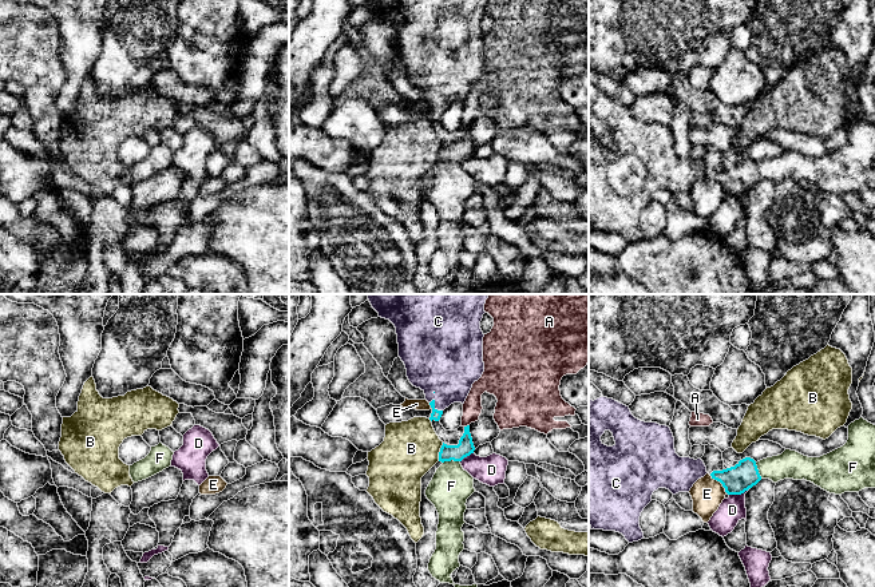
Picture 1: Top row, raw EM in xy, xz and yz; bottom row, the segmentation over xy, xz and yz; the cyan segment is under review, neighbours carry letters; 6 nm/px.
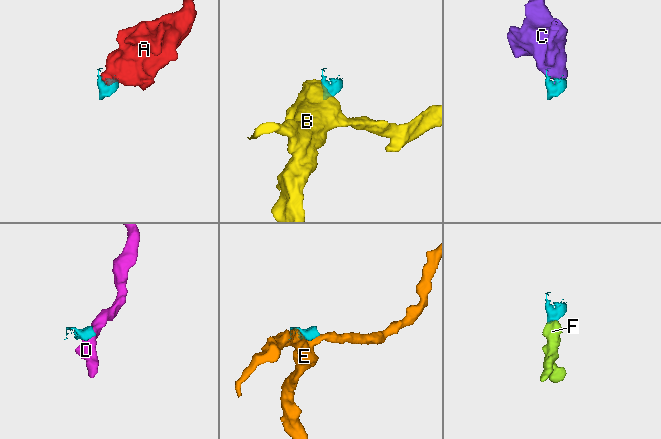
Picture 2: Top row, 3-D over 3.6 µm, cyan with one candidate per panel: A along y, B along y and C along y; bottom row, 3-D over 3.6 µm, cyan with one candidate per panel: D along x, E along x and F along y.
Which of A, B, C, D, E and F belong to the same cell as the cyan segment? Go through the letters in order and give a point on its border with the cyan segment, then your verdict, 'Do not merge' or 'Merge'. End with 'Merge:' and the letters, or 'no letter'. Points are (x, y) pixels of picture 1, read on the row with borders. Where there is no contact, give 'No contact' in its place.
A: Touches cyan at xz (467, 425). Do not merge
B: Touches cyan at xz (439, 452). Do not merge
C: Touches cyan at xz (434, 407). Merge
D: Touches cyan at yz (739, 494). Do not merge
E: Touches cyan at yz (720, 482). Do not merge
F: Touches cyan at xz (451, 459). Merge
Merge: C, F

